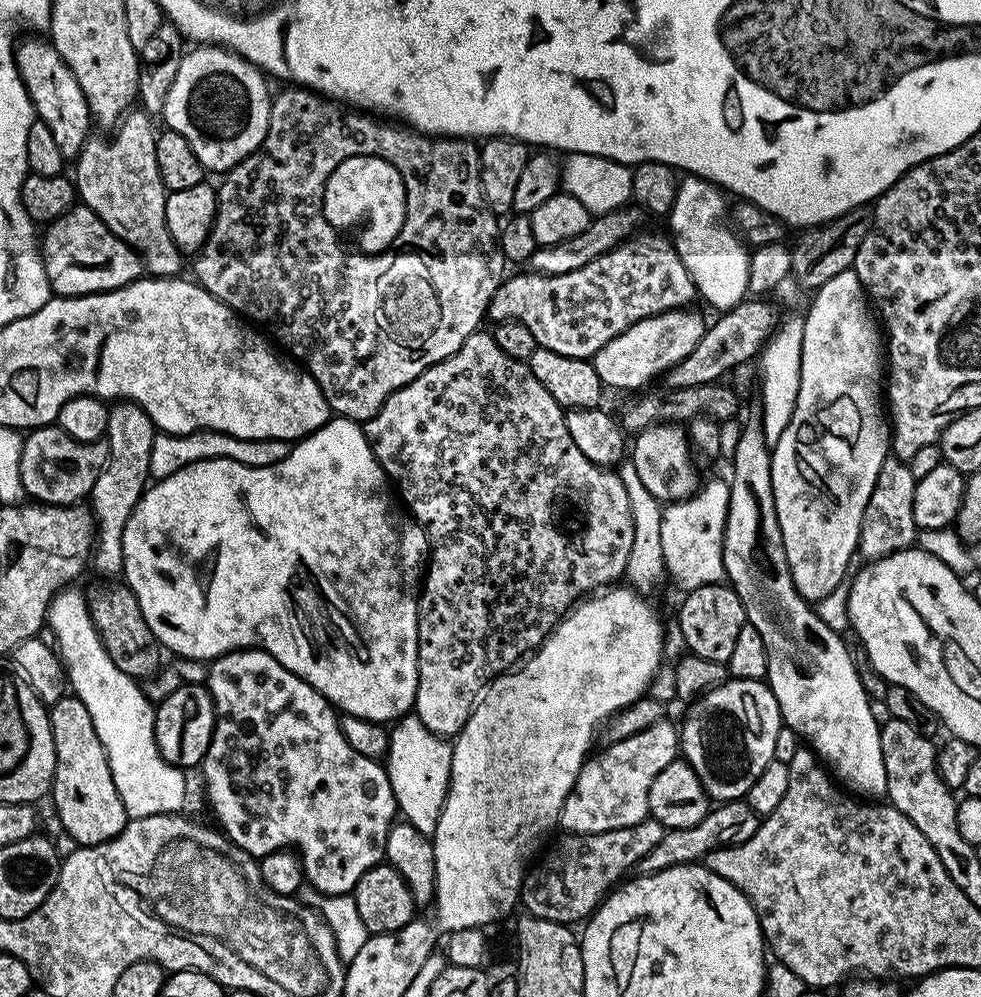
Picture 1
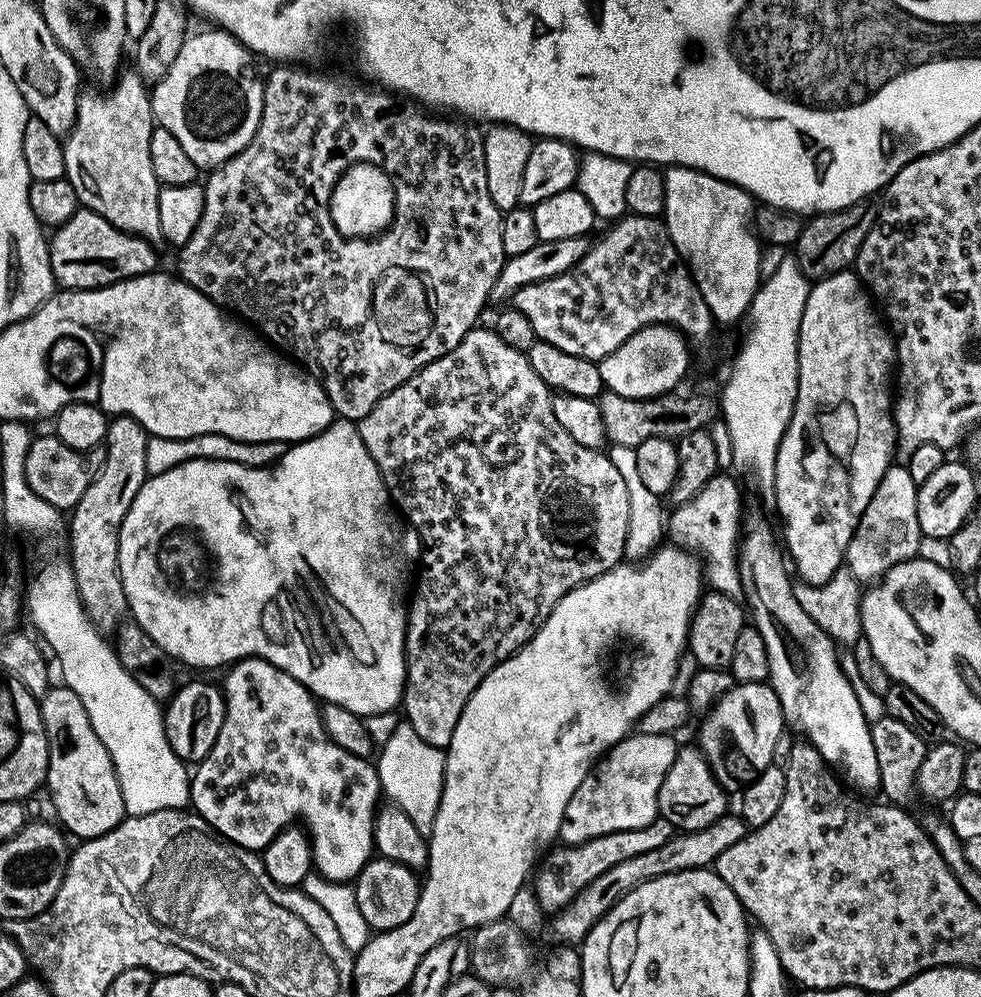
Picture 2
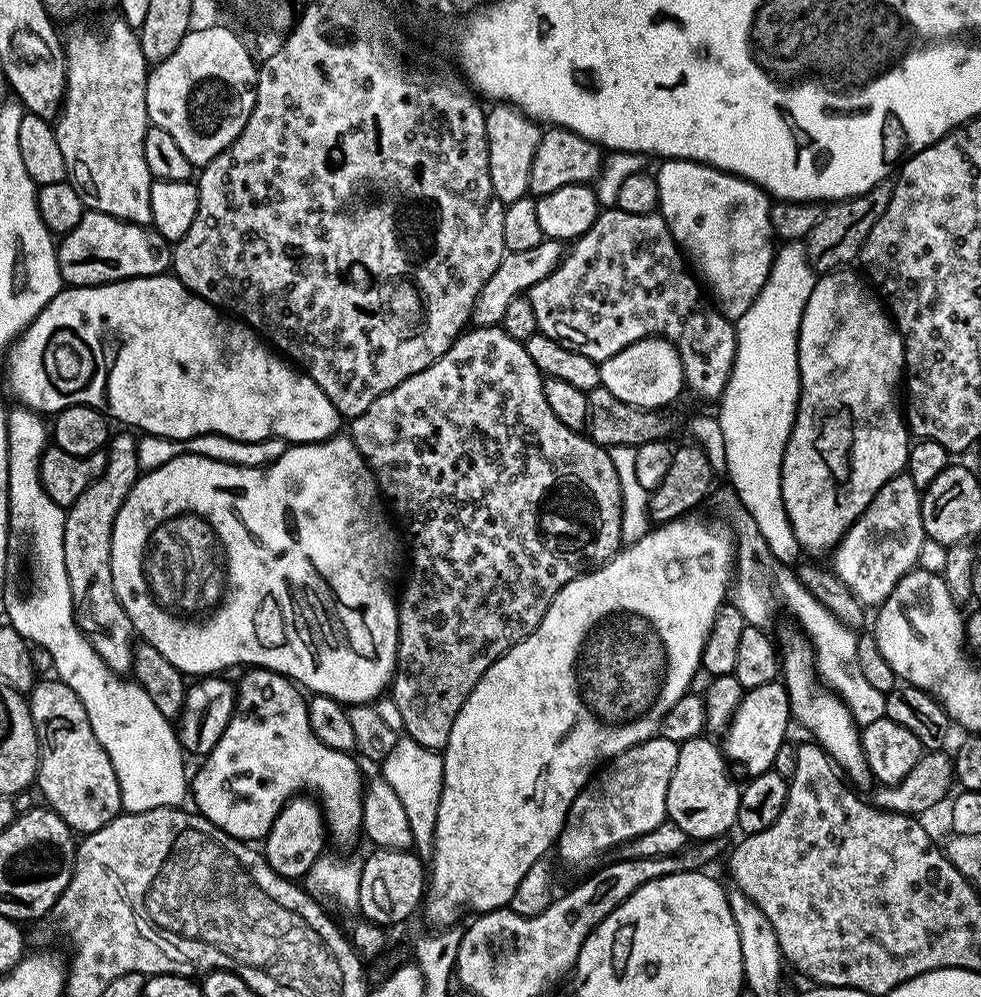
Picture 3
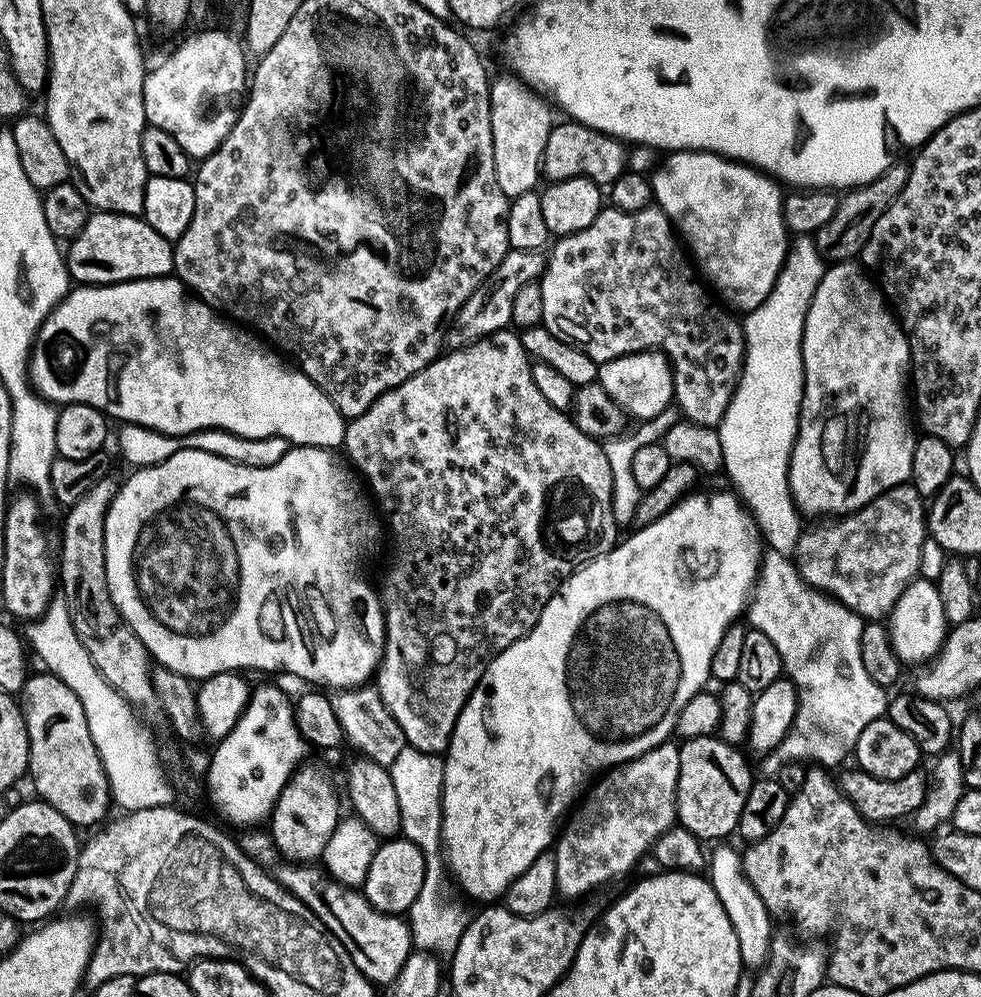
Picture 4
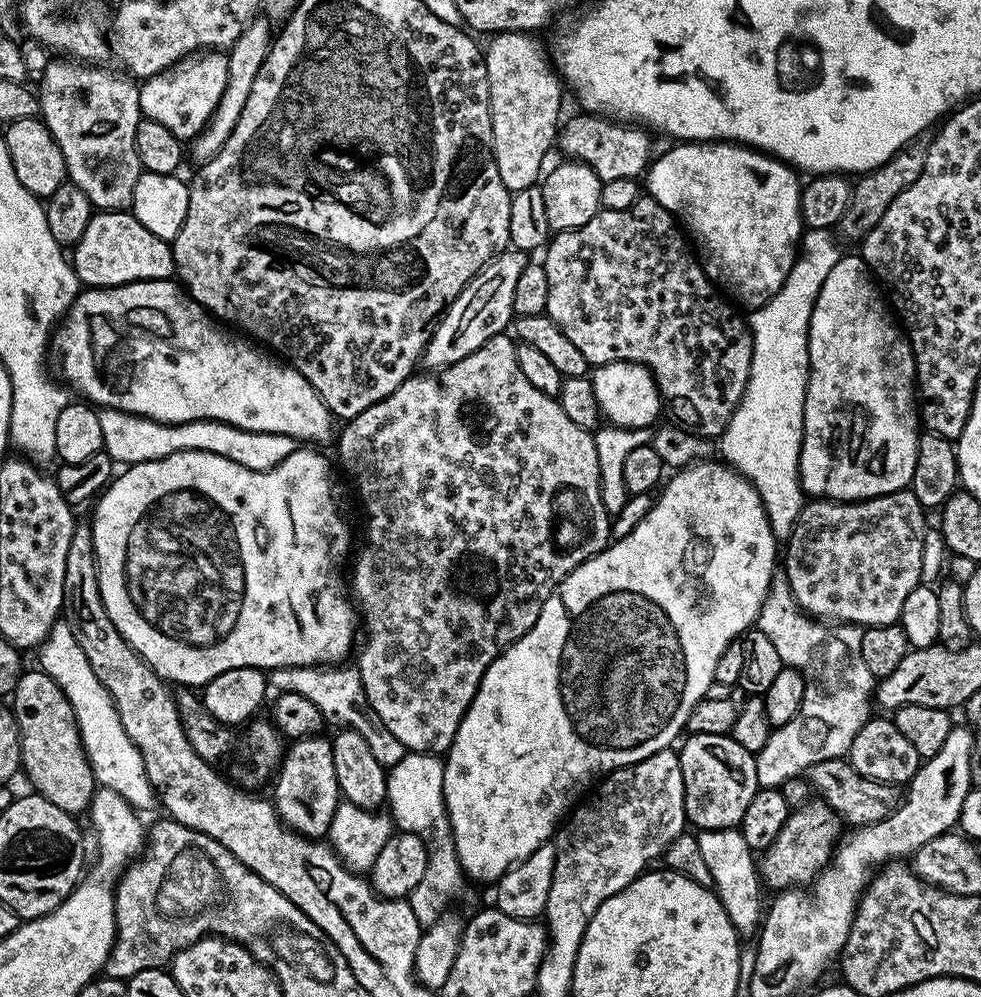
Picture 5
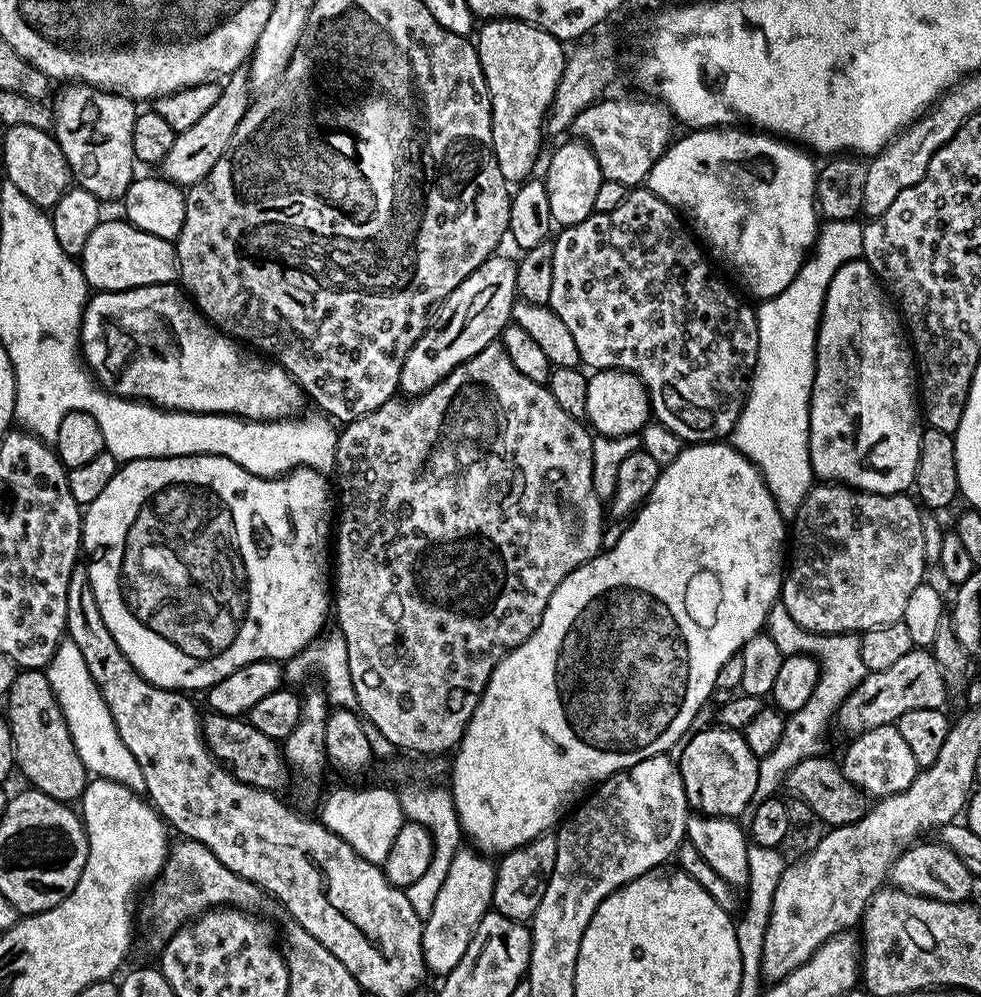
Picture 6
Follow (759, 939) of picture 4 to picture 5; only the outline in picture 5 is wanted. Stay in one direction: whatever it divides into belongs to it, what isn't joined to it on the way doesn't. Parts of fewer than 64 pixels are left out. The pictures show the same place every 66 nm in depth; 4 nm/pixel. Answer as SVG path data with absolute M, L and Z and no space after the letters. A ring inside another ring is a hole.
M739 827L722 830L700 830L695 833L698 842L698 854L702 854L706 866L710 869L711 887L722 902L730 922L737 933L745 934L757 927L762 920L762 904L760 908L760 869L757 857L750 846L746 846L746 838L742 838Z

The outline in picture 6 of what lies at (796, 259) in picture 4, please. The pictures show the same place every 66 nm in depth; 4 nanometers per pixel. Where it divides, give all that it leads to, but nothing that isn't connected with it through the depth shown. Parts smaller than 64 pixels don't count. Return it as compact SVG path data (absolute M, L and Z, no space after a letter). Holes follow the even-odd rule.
M859 219L824 220L819 225L816 243L813 244L808 259L798 270L794 282L790 282L790 286L786 286L782 294L763 301L756 308L758 322L756 369L752 372L748 394L744 397L744 409L736 419L736 426L732 429L730 440L736 449L760 471L778 510L788 522L796 519L806 494L814 487L808 431L810 430L812 383L816 377L816 332L820 329L820 312L824 308L826 290L830 286L830 278L834 278L834 274L843 264L851 260L859 260L863 255L864 224Z

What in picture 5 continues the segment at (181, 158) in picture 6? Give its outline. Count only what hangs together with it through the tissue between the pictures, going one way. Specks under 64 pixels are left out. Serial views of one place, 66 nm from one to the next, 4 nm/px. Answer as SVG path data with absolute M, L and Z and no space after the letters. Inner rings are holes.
M257 18L246 26L246 30L232 44L230 51L227 53L228 58L228 85L214 110L214 114L208 120L203 130L190 141L190 156L196 159L196 162L203 162L214 158L218 150L230 138L238 118L242 114L242 106L246 106L246 98L250 98L250 86L254 86L254 78L258 78L258 70L262 62L268 57L268 50L274 43L274 28L267 24L263 18Z

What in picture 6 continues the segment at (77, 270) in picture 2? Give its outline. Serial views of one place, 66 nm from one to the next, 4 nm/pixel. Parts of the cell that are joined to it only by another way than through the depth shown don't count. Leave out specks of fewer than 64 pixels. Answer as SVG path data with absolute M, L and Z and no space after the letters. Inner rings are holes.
M101 219L78 257L89 289L96 292L125 292L131 288L173 283L178 276L175 243L146 234L146 230L138 230L138 226L129 224L127 219L119 219Z

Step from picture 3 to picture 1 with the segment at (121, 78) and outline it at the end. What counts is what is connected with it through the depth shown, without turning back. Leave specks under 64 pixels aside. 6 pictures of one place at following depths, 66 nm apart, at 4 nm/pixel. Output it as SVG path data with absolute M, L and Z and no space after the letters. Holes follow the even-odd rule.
M132 110L115 129L116 136L107 140L97 134L89 135L74 161L76 195L79 203L98 214L98 218L113 234L135 248L149 277L179 277L185 257L166 226L168 192L162 182L162 174L158 174L158 132L152 129L152 124L153 117L147 112Z

